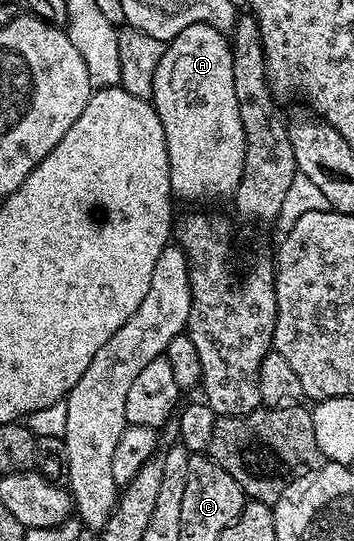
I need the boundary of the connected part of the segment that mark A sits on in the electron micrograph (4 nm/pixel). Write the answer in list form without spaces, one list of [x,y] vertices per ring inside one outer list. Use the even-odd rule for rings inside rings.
[[[189,25],[169,41],[156,67],[152,104],[164,127],[170,164],[170,192],[179,202],[233,198],[240,175],[244,175],[246,136],[244,123],[240,123],[240,107],[236,103],[236,83],[232,81],[233,58],[234,50],[227,34],[211,25]]]

